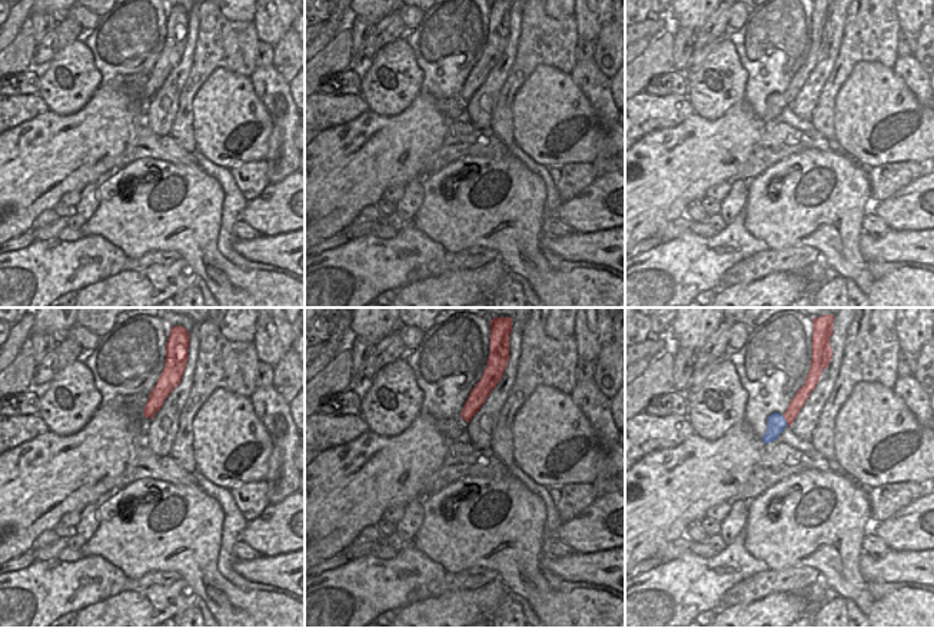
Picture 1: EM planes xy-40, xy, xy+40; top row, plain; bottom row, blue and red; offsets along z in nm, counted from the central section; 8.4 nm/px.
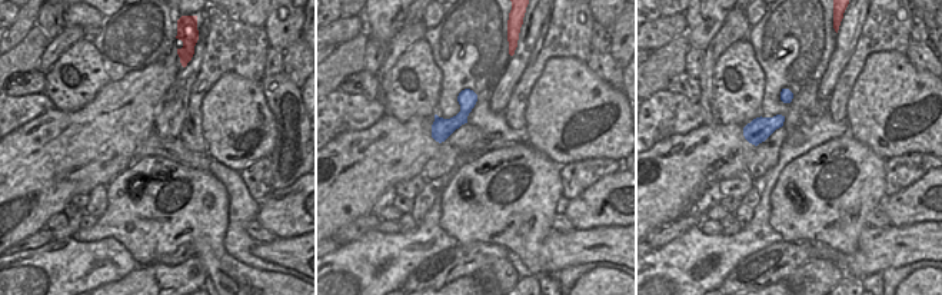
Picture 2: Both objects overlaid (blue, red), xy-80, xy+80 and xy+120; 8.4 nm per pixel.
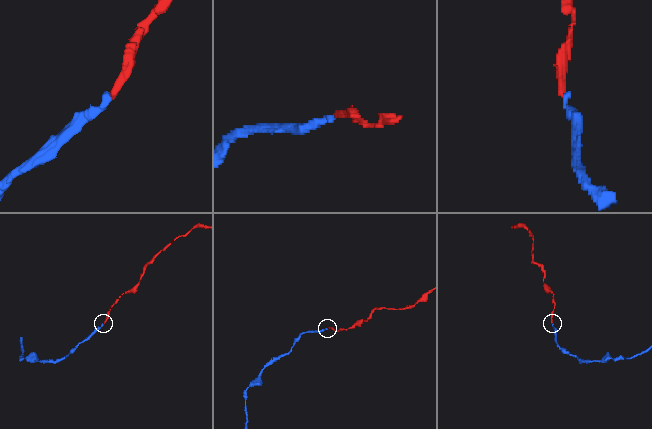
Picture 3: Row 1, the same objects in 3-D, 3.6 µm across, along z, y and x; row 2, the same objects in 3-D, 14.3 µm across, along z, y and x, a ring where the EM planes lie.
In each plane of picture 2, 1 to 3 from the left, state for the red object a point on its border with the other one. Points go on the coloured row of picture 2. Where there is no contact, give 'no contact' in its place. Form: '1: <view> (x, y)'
1: no contact
2: no contact
3: no contact

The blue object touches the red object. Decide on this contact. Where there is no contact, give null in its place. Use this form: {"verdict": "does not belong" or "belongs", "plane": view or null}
{"verdict": "belongs", "plane": "xy+40"}

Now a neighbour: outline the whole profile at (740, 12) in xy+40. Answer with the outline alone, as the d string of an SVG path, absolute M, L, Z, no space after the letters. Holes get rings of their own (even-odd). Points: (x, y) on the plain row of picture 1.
M734 3L729 17L729 30L731 33L741 29L748 17L749 7L742 3Z

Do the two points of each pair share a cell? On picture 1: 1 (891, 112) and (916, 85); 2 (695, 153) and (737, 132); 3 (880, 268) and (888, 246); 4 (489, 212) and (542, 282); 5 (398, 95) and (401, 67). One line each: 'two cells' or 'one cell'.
1: two cells
2: one cell
3: two cells
4: one cell
5: one cell

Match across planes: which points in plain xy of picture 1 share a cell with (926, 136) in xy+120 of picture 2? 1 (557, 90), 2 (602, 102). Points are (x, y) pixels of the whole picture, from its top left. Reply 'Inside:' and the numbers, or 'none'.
Inside: 1

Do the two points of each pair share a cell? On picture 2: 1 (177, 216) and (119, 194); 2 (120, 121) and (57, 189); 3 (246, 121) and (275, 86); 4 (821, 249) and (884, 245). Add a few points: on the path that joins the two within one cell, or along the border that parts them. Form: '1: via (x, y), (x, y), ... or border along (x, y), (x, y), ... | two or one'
1: via (163, 218), (150, 205), (133, 201) | one
2: via (103, 135), (66, 172) | one
3: border along (260, 83), (276, 128) | two
4: via (836, 258), (841, 261), (868, 259) | one

